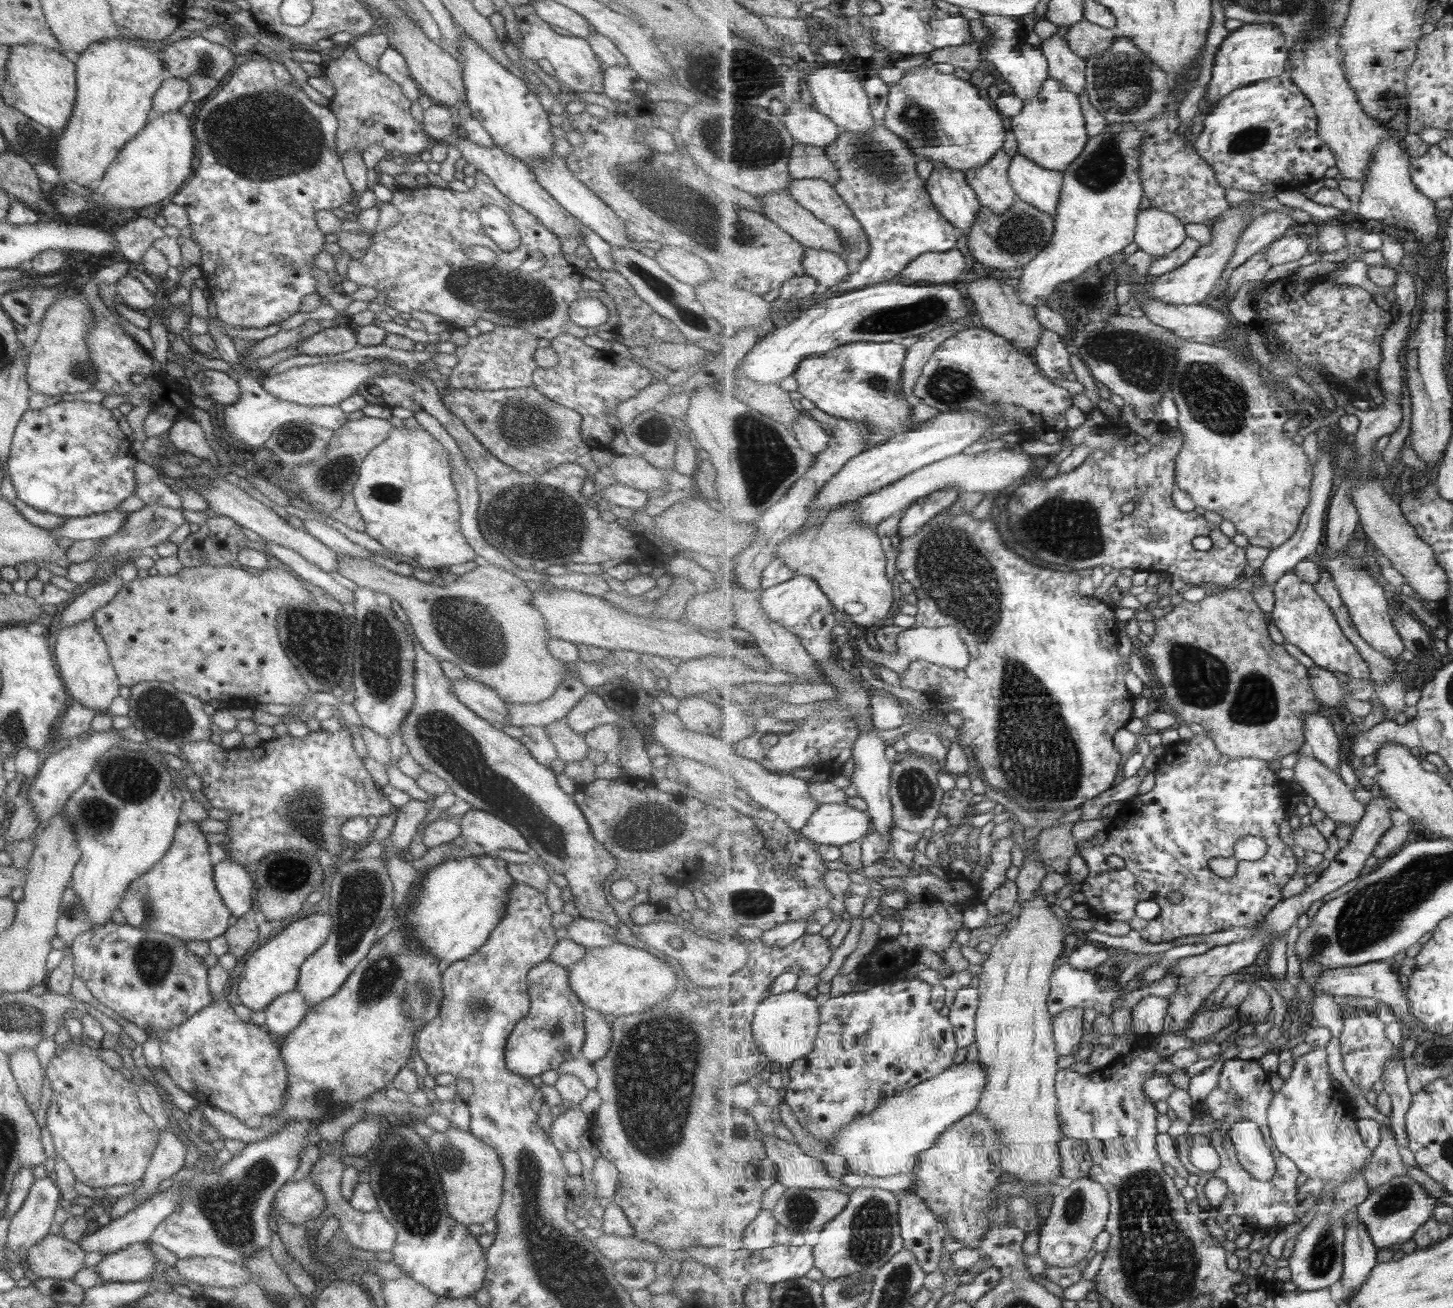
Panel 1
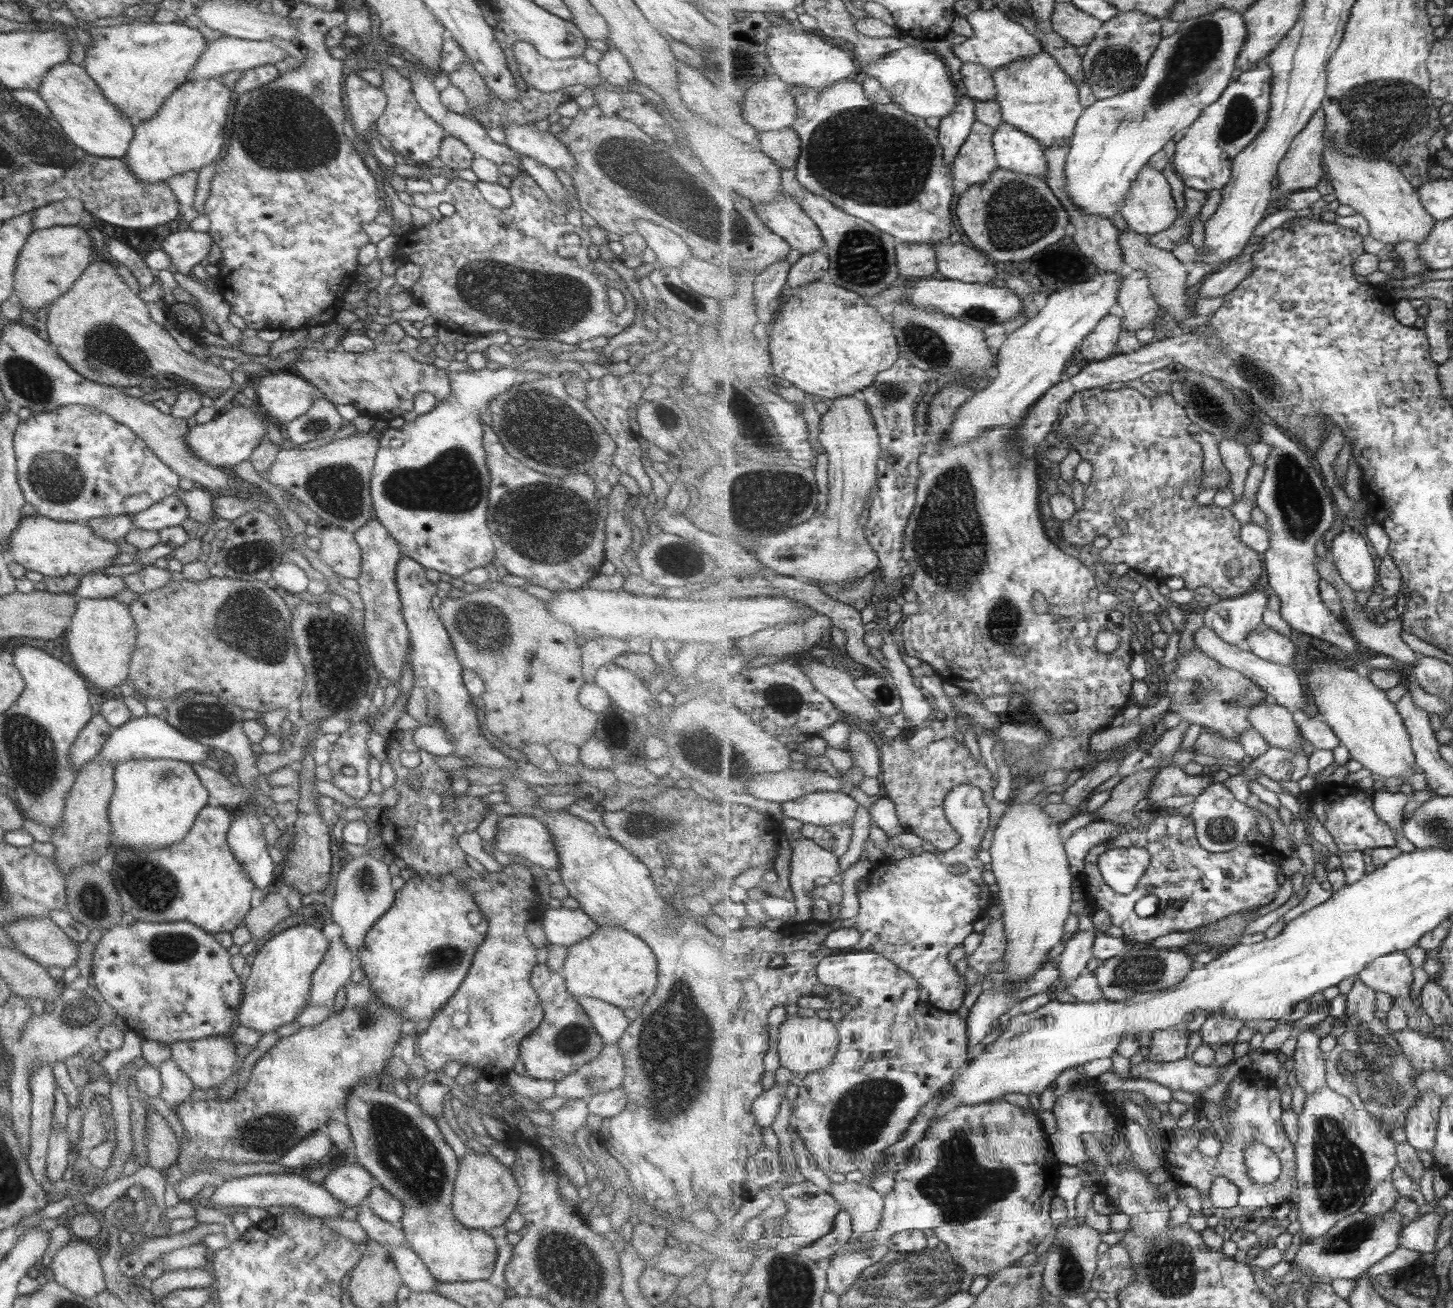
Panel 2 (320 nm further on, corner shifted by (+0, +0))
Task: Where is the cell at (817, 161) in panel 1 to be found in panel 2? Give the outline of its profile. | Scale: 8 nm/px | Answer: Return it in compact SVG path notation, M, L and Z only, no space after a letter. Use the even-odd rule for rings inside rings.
M793 127L760 132L761 148L782 168L795 169L801 154L801 139Z

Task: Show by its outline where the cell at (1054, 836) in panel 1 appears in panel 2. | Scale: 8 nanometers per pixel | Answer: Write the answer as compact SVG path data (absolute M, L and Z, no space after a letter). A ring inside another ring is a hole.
M1160 768L1139 770L1122 779L1111 790L1110 799L1096 811L1090 812L1096 821L1111 821L1131 826L1140 826L1140 821L1133 812L1135 806L1147 797L1151 783L1160 772Z

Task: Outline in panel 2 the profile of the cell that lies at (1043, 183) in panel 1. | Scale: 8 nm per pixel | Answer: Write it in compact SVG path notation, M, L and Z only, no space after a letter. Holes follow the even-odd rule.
M1004 120L993 141L999 167L1046 180L1048 162L1039 139Z

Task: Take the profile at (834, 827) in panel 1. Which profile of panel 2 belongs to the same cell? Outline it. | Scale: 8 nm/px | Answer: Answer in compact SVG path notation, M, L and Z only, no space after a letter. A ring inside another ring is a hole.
M815 792L780 806L784 818L828 827L850 823L857 814L859 804L849 795L843 792Z

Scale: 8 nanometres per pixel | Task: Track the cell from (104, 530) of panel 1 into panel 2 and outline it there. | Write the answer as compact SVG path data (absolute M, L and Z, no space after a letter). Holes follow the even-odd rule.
M167 495L145 510L131 515L133 528L145 531L161 531L162 529L180 526L187 520L185 505L175 495Z

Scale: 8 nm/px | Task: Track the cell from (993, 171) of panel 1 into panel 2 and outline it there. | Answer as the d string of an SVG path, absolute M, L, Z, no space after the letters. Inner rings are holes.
M977 119L953 163L954 178L970 185L985 184L998 167L993 136L996 128Z

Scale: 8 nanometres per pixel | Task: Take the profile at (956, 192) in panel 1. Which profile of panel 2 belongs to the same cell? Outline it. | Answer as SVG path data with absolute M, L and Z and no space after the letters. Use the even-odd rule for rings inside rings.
M968 94L960 96L956 109L940 121L940 143L944 150L946 163L951 168L978 119L976 117L976 101Z

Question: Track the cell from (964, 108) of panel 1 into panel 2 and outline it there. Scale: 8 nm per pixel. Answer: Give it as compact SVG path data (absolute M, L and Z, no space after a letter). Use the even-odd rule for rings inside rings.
M909 45L894 50L868 65L859 65L860 71L881 81L881 84L891 92L893 102L902 104L907 112L915 116L935 116L942 120L956 109L959 97L955 94L955 82L951 81L945 60L932 50Z

